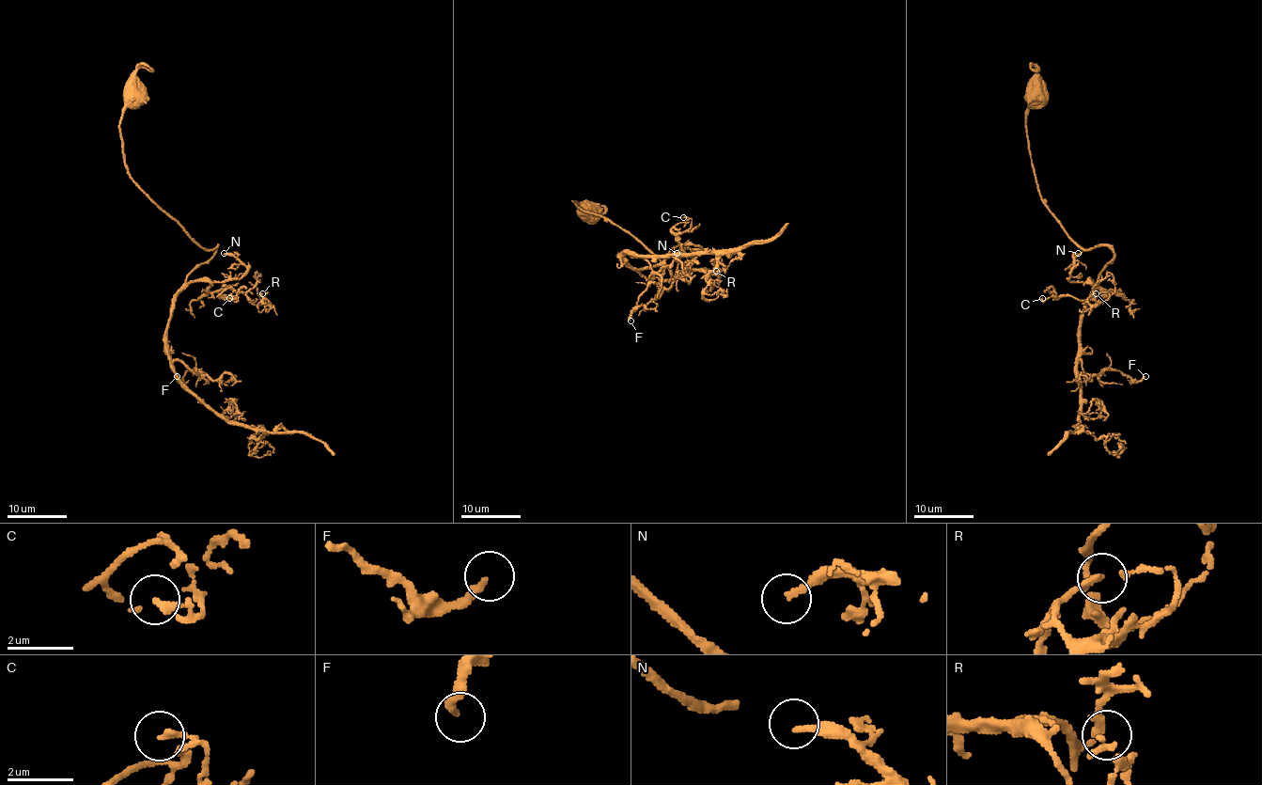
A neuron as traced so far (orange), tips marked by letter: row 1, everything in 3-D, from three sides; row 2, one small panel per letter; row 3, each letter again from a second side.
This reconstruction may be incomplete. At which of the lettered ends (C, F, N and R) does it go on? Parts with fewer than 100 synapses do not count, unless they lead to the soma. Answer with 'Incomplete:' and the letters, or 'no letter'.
Incomplete: no letter

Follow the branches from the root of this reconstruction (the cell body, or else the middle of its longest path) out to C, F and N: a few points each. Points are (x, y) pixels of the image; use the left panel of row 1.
C: (133, 96), (120, 121), (126, 173), (196, 243), (217, 245), (186, 281), (239, 299), (229, 298)
F: (133, 96), (120, 121), (126, 173), (196, 243), (217, 245), (173, 306), (166, 353), (198, 371), (177, 376)
N: (133, 96), (120, 121), (126, 173), (196, 243), (217, 245), (186, 281), (225, 281), (239, 261), (224, 253)

